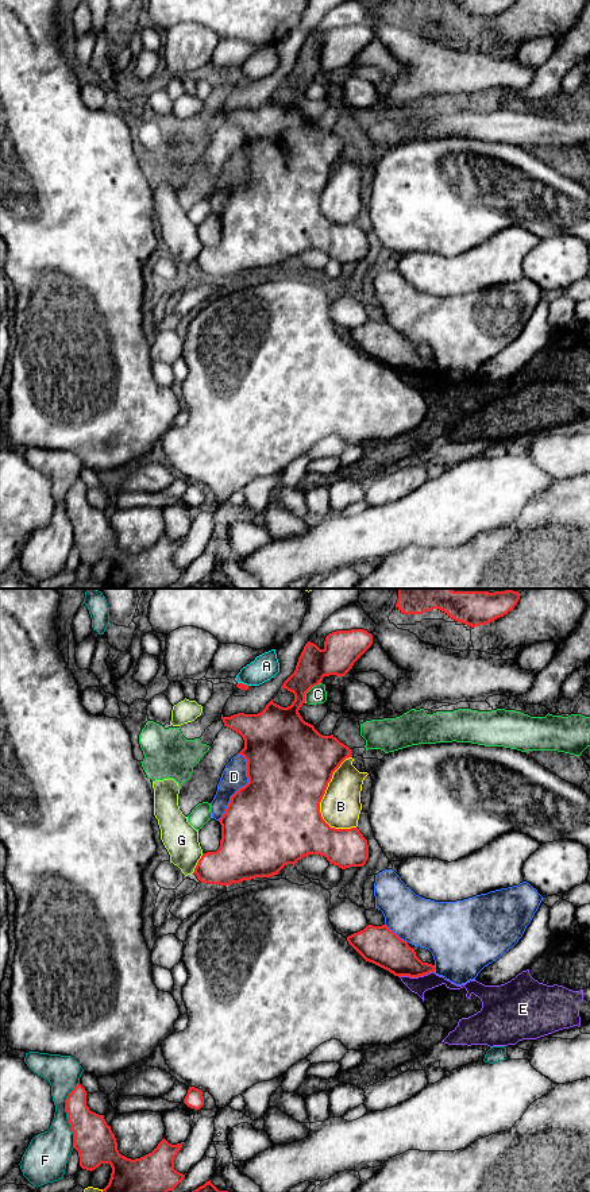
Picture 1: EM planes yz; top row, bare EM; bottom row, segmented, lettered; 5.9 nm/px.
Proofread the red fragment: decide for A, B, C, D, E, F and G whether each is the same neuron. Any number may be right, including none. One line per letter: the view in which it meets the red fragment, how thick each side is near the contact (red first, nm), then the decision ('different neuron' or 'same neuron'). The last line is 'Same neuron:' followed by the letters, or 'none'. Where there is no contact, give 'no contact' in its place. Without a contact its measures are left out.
A: yz | 40/150 nm | different neuron
B: yz | 500/240 nm | different neuron
C: yz | 220/110 nm | different neuron
D: yz | 500/150 nm | different neuron
E: yz | 220/100 nm | different neuron
F: yz | 240/240 nm | different neuron
G: yz | 260/200 nm | different neuron
Same neuron: none

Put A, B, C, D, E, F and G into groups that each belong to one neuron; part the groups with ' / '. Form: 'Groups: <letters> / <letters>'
Groups: A / B / C / D / E / F / G

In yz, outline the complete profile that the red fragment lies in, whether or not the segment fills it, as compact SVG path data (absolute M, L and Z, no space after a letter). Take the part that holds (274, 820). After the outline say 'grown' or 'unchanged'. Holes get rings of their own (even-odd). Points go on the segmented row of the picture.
M365 629L332 632L325 637L323 649L308 641L294 672L281 686L294 694L290 706L282 707L271 699L258 714L221 714L224 726L244 740L244 748L238 755L247 761L248 783L231 796L219 821L219 849L203 853L194 868L193 873L201 883L230 886L255 877L270 877L288 864L296 865L308 855L324 856L329 864L342 869L366 864L369 845L359 829L331 828L320 813L328 783L340 764L351 757L351 749L333 734L320 734L302 720L298 710L312 687L321 683L324 676L344 676L371 644L373 634Z; unchanged

